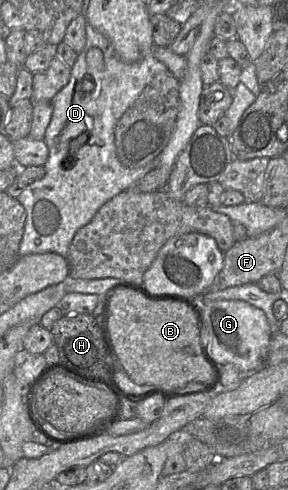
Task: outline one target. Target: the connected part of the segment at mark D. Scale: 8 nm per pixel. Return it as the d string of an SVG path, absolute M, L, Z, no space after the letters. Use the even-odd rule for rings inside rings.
M88 22L85 26L85 47L77 56L71 67L69 82L56 94L52 100L53 113L46 130L44 142L49 149L48 159L44 165L45 176L26 186L17 198L26 212L24 234L19 248L19 257L30 254L57 253L67 260L69 246L76 232L95 216L97 211L111 198L129 189L147 173L159 167L158 156L140 168L128 168L118 159L114 142L114 129L124 112L137 100L145 86L152 78L167 72L165 64L158 61L153 54L147 55L135 63L124 63L116 55L108 39L96 31ZM92 48L99 48L104 58L104 68L95 73L92 78L94 89L90 93L83 93L82 80L90 76L87 72L87 53Z

